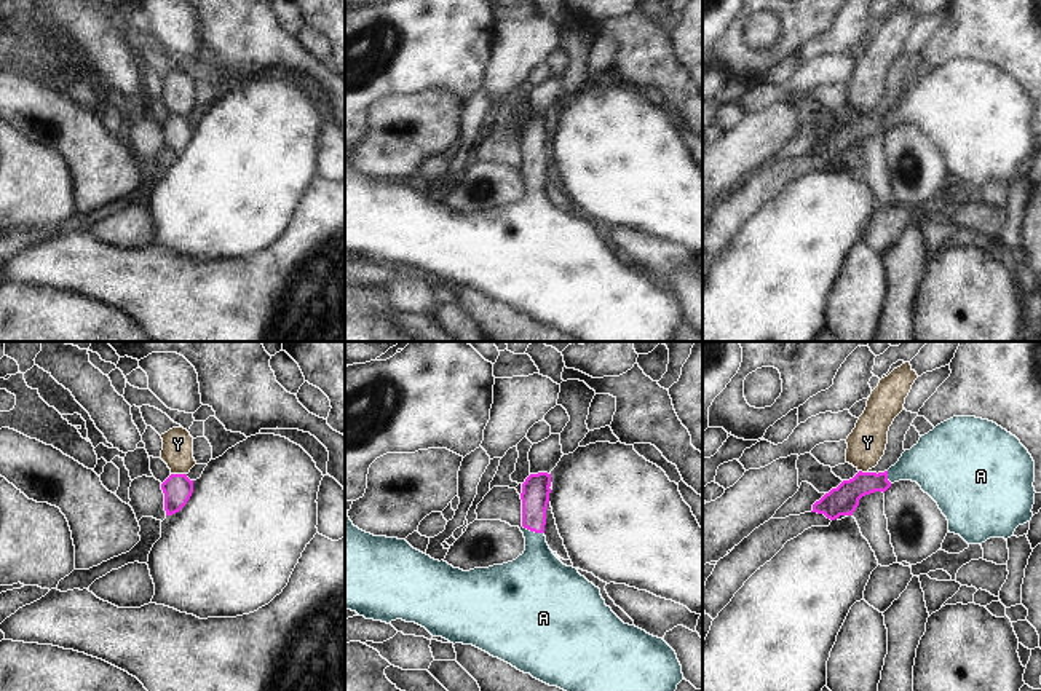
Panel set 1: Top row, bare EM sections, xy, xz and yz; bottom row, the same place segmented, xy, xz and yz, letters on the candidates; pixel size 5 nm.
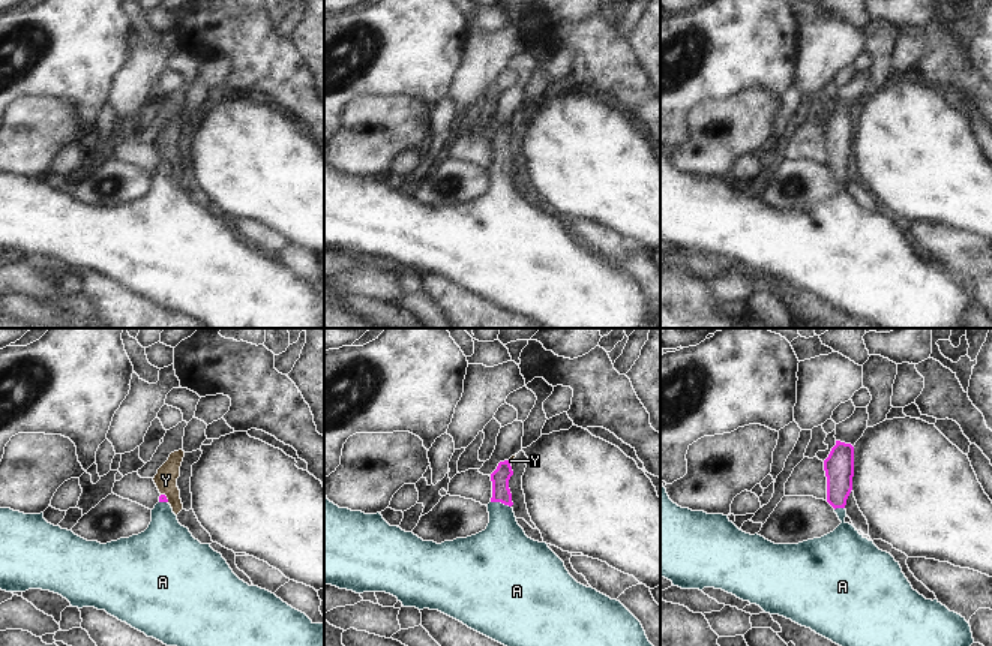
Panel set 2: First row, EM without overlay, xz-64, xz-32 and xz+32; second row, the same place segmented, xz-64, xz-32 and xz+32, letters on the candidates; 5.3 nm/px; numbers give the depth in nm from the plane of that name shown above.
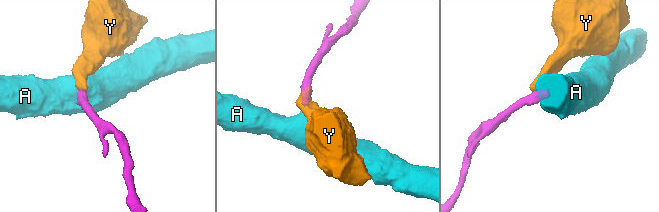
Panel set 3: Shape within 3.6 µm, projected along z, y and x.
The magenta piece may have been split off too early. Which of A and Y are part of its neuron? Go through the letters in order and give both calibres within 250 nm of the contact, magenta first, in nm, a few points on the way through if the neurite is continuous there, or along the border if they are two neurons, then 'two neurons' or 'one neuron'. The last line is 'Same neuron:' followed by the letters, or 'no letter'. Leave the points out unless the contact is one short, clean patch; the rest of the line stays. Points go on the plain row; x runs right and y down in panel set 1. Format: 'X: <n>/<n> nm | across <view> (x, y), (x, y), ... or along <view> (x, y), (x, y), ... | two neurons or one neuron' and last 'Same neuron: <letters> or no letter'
A: 140/300 nm | across xz (535, 133), (534, 173), (537, 222) | one neuron
Y: 150/160 nm | along xy (171, 115), (186, 117) | two neurons
Same neuron: A

